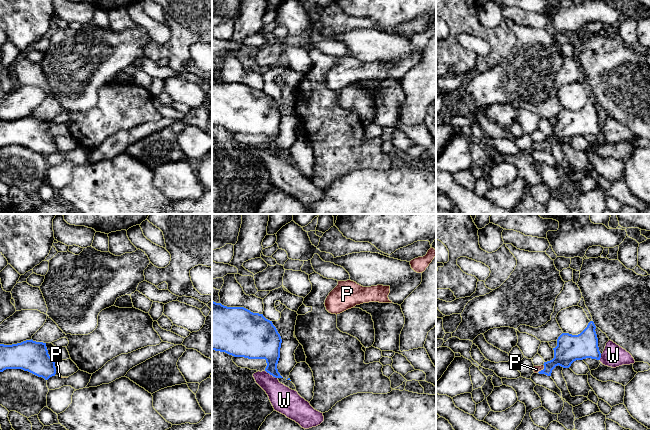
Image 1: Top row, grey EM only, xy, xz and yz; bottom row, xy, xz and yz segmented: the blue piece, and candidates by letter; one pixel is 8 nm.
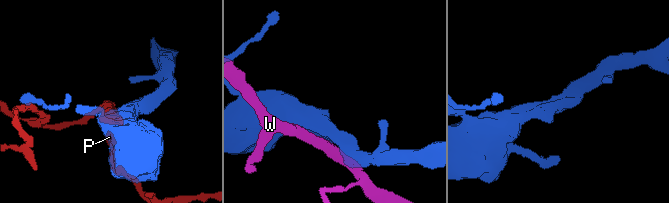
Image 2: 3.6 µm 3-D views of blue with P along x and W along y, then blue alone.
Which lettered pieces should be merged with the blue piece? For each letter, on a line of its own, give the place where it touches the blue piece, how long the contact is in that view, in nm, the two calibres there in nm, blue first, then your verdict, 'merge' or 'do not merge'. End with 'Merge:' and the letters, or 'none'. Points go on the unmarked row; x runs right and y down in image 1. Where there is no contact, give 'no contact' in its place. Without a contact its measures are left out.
P: contact yz (543, 145); length 90 nm; calibres 200 and 60 nm; merge
W: contact xz (271, 150); length 120 nm; calibres 240 and 220 nm; do not merge
Merge: P

